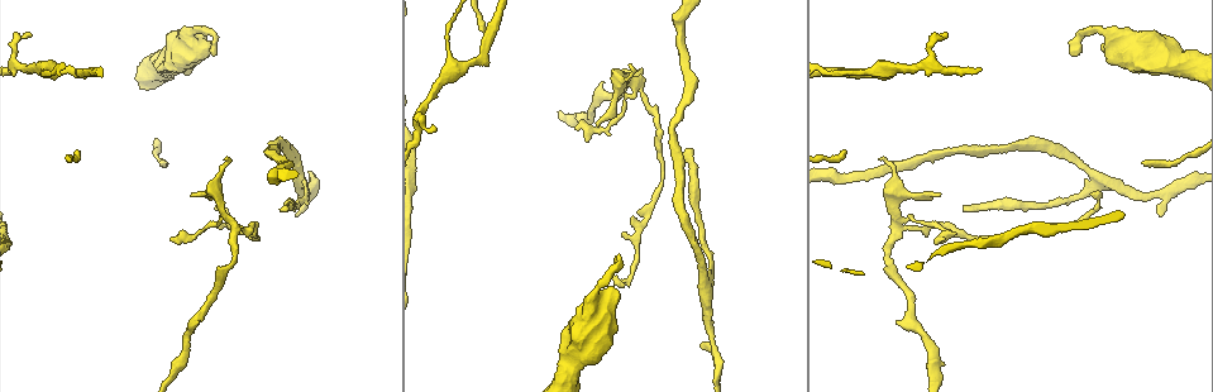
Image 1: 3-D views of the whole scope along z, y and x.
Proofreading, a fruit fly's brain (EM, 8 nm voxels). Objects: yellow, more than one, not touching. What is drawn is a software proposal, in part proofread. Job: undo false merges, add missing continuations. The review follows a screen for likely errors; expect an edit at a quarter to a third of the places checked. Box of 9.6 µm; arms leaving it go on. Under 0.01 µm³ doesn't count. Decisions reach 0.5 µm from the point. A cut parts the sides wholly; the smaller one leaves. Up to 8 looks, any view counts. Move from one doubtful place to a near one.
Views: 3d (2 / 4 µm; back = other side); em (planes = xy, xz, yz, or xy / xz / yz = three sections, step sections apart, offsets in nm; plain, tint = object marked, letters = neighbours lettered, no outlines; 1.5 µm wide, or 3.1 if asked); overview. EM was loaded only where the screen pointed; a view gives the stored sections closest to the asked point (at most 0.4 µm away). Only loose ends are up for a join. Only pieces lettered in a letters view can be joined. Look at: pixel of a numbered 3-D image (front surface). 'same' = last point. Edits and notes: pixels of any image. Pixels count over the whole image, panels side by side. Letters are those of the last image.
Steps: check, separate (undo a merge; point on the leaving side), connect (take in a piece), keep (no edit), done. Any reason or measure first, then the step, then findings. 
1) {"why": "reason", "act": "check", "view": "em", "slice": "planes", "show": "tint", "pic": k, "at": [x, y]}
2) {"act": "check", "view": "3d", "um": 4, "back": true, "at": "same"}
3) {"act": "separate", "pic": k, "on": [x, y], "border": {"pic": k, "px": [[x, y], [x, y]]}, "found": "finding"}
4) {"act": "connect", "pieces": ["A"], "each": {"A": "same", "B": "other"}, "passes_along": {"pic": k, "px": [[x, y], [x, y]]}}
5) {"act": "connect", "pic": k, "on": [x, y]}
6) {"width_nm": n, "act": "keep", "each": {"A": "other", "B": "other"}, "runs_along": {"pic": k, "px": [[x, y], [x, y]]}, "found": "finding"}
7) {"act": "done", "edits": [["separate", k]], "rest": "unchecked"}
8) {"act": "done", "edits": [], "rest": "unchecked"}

{"why": "a narrow waist", "act": "check", "view": "3d", "um": 4, "pic": 1, "at": [646, 220]}

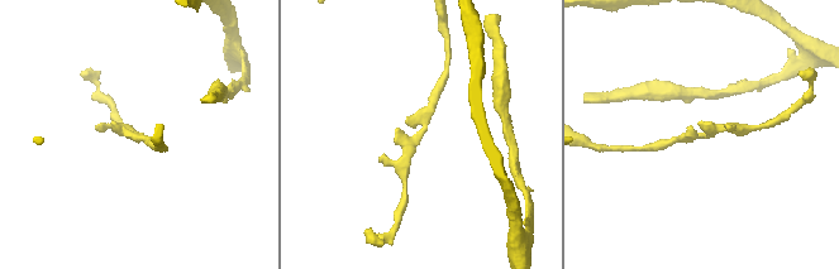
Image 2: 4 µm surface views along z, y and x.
{"why": "now the EM", "act": "check", "view": "em", "slice": "planes", "show": "letters", "pic": 2, "at": [418, 134]}

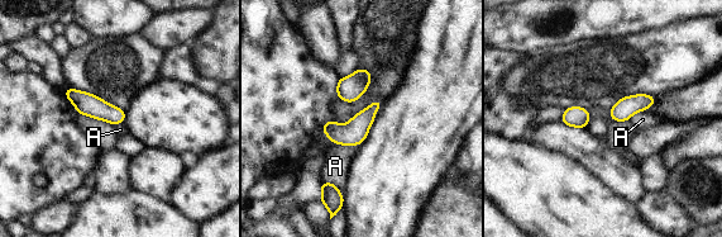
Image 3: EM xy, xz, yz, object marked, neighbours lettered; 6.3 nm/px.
{"act": "keep", "each": {"A": "other"}, "runs_along": {"pic": 3, "px": [[67, 93], [86, 104], [122, 118]]}, "found": "one cell here"}

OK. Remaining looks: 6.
{"why": "an open end", "act": "check", "view": "em", "slice": "xz", "step": 8, "show": "letters", "pic": 1, "at": [614, 276]}

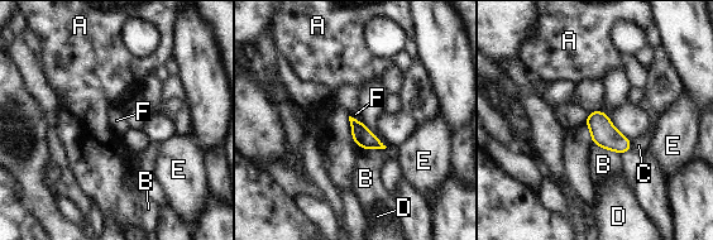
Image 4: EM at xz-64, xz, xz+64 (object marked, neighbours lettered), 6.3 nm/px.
{"longest_contact_nm": ["A", 240], "act": "keep", "each": {"A": "other", "B": "other", "C": "other", "D": "other", "E": "other", "F": "other"}, "found": "none of them fits"}

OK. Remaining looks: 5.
{"why": "thin neck", "act": "check", "view": "3d", "um": 4, "pic": 1, "at": [1163, 192]}

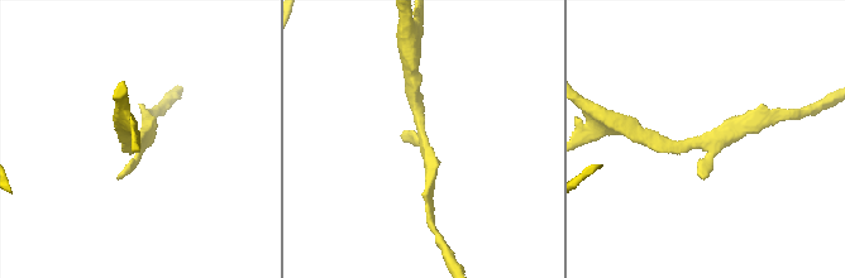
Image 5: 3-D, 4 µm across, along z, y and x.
{"why": "shape alone is not enough", "act": "check", "view": "em", "slice": "xy", "step": 4, "show": "tint", "pic": 5, "at": [704, 142]}

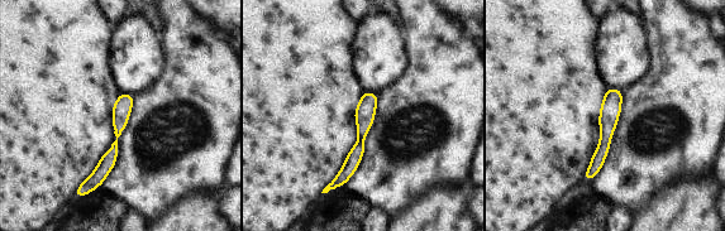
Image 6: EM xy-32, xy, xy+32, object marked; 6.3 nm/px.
{"why": "another direction", "act": "check", "view": "em", "slice": "planes", "show": "letters", "at": "same"}

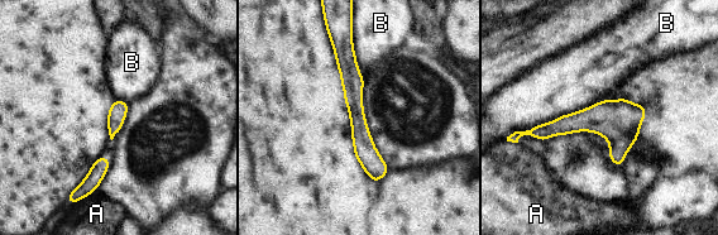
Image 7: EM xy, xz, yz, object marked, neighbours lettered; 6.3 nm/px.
{"longest_contact_nm": ["B", 600], "act": "keep", "each": {"A": "other", "B": "other"}, "border": {"pic": 7, "px": [[603, 99], [550, 121], [515, 132]]}, "found": "all the same cell"}

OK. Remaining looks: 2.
{"why": "an open end", "act": "check", "view": "3d", "um": 4, "pic": 1, "at": [940, 193]}

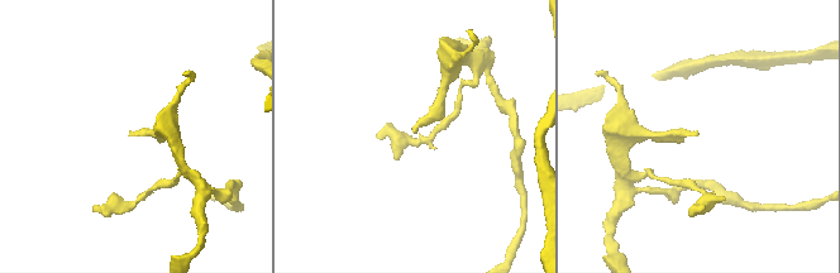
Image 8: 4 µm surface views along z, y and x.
{"why": "now the EM", "act": "check", "view": "em", "slice": "planes", "show": "letters", "pic": 8, "at": [697, 130]}

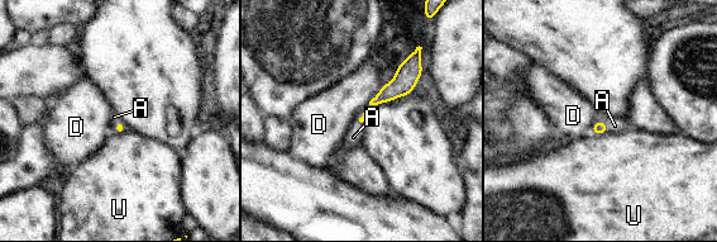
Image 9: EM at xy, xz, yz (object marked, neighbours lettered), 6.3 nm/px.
{"act": "connect", "pieces": ["A"], "each": {"A": "same", "D": "other", "U": "other"}, "passes_along": {"pic": 9, "px": [[597, 128], [606, 122], [615, 126]]}, "found": "the cell continues"}

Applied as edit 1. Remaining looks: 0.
{"act": "done", "edits": [["connect", 9]], "rest": "unchecked"}

